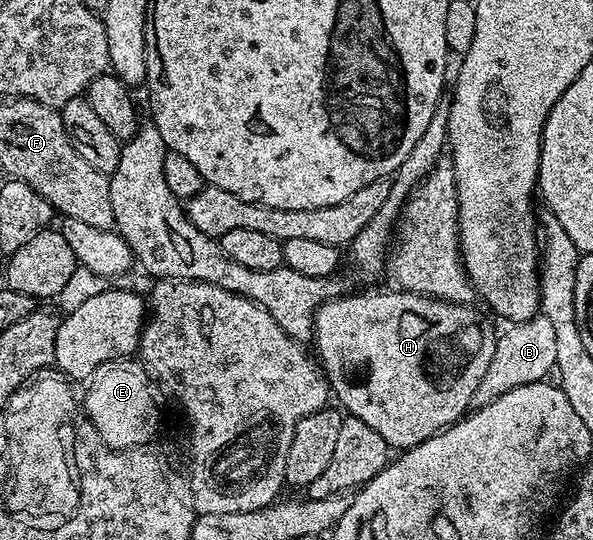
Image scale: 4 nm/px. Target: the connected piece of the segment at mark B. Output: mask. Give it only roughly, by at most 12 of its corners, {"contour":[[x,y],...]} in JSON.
{"contour":[[540,314],[510,323],[472,407],[545,380],[555,330]]}

